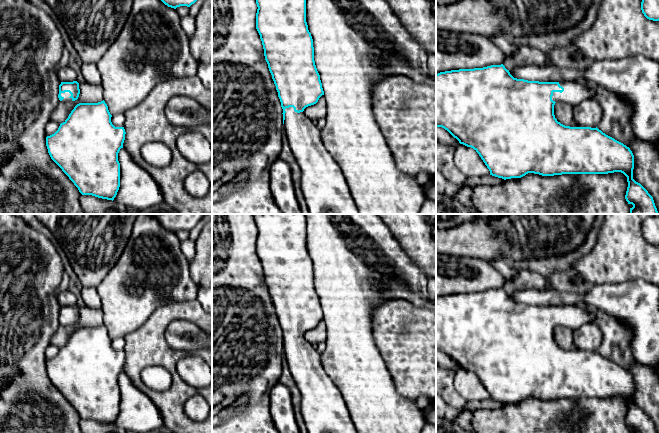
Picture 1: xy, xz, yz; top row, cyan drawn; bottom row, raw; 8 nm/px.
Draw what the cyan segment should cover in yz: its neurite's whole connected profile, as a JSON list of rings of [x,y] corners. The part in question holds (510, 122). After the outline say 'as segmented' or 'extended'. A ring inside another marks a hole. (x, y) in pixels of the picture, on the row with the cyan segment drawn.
[[[503,64],[440,72],[436,74],[436,127],[444,128],[460,144],[473,148],[489,169],[490,175],[504,180],[521,178],[528,173],[554,176],[621,172],[627,177],[625,199],[633,205],[630,214],[658,214],[653,197],[633,179],[634,155],[629,147],[597,127],[565,126],[555,118],[556,102],[575,106],[593,95],[592,90],[575,82],[539,82],[514,78]]]; extended

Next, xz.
[[[256,0],[256,29],[283,109],[290,148],[300,166],[302,191],[310,214],[359,214],[342,170],[321,141],[320,129],[303,111],[324,95],[306,22],[306,0]]]; extended

